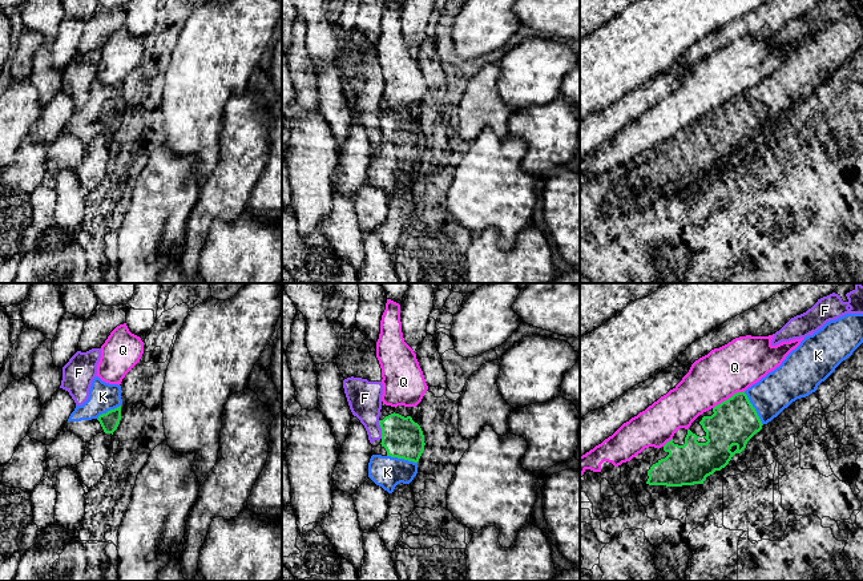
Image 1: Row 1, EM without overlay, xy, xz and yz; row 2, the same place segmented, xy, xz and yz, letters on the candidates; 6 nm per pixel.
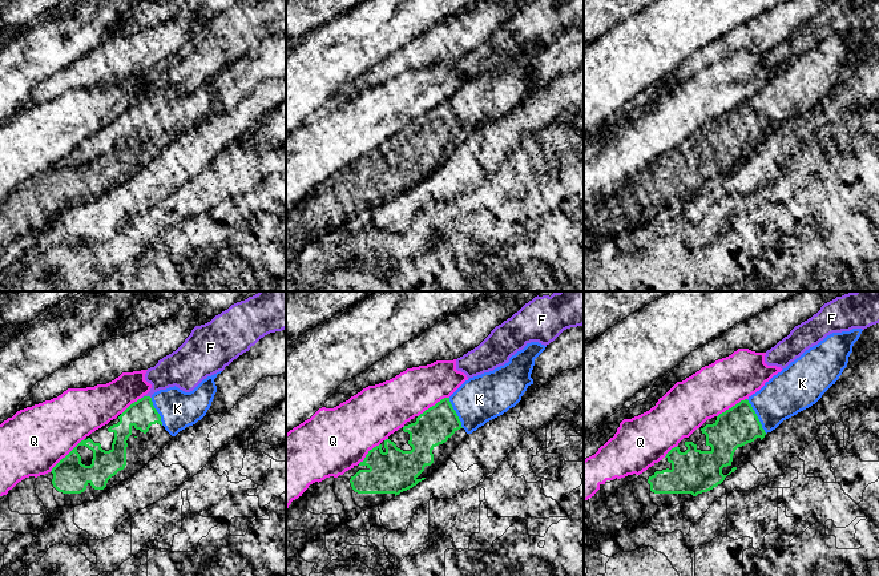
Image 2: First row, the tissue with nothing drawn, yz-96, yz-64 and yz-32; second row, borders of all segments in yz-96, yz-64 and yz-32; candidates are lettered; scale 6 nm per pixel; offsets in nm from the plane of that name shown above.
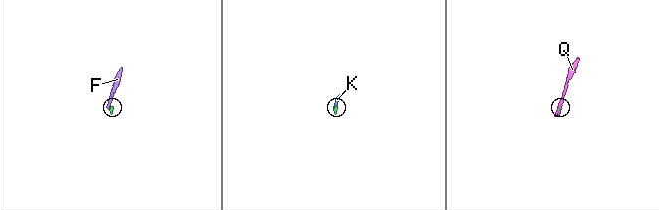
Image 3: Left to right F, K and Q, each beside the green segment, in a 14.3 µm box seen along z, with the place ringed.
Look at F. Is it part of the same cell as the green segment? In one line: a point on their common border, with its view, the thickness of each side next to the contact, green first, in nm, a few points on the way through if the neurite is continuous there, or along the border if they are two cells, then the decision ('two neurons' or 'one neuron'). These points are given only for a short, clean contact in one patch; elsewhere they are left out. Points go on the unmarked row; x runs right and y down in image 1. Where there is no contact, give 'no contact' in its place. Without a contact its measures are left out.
meets green in xz at (382, 132); 240 nm thick on the green side, 200 nm on the other; border along xz (378, 122), (382, 130), (382, 140); two neurons

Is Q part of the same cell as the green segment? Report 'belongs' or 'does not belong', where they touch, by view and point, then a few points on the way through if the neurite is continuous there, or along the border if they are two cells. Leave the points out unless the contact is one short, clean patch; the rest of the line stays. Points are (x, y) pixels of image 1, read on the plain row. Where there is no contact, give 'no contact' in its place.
does not belong; contact yz (729, 100)

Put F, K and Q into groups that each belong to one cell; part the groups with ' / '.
F / K / Q

